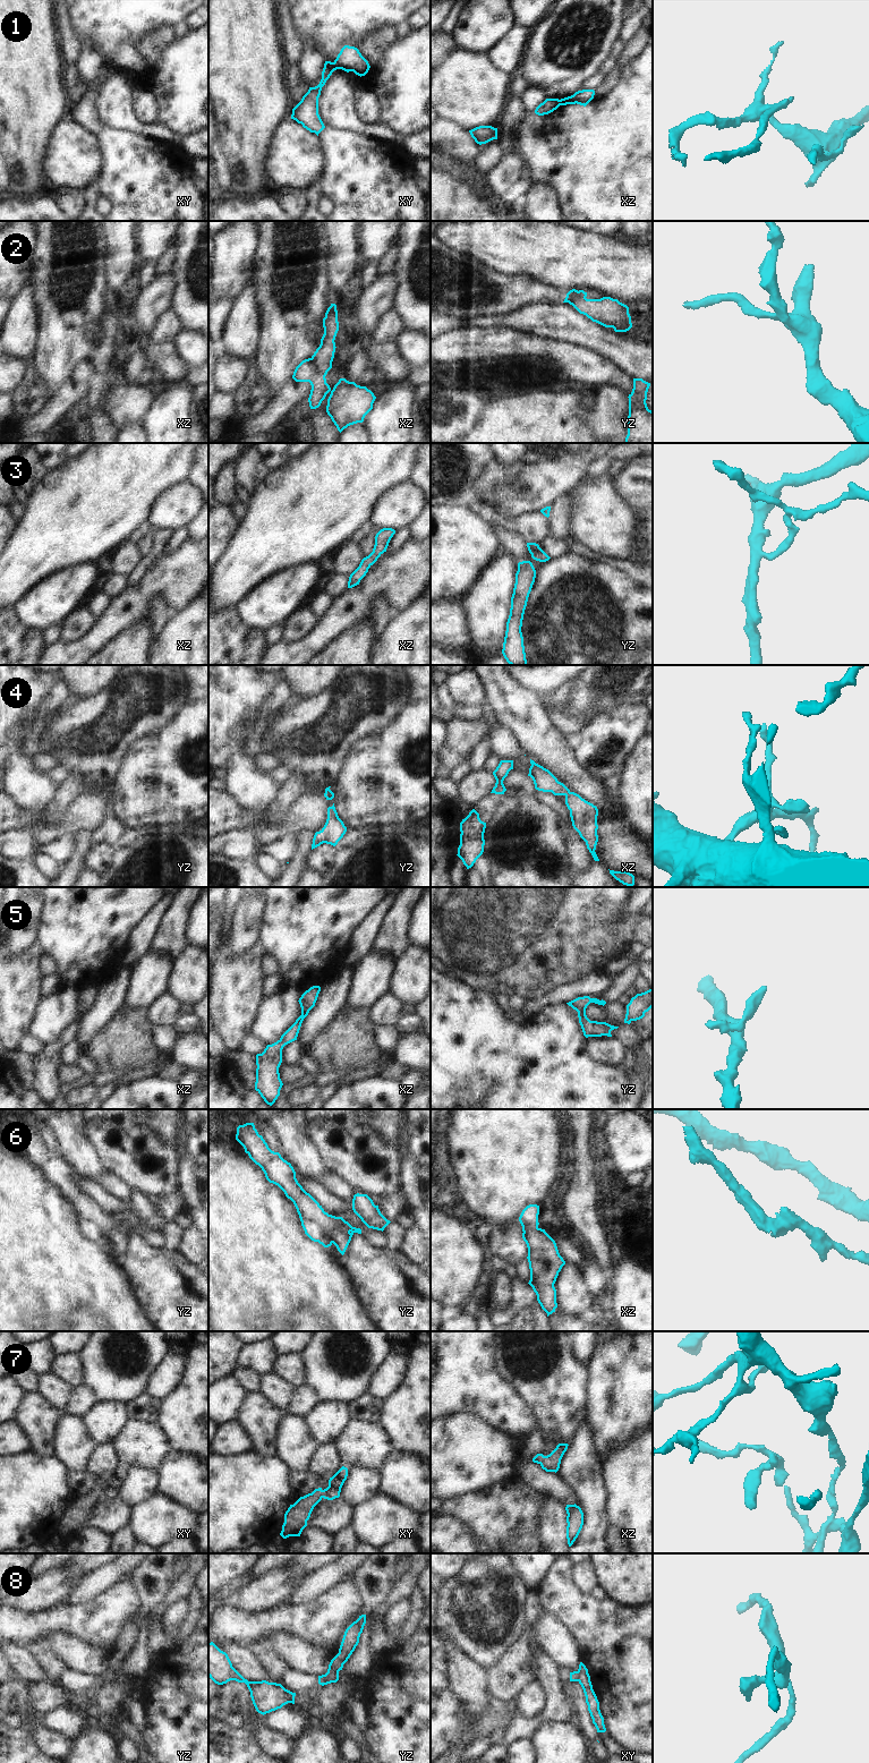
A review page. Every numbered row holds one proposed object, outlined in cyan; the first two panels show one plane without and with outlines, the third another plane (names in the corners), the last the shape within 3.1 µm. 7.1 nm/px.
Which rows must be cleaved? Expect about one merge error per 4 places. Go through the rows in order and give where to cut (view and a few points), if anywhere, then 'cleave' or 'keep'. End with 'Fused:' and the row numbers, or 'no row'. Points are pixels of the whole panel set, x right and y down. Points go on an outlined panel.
1: cut in xy along (333, 62), (338, 68); cleave
2: cut in xz along (311, 358), (315, 372), (323, 378); cleave
3: no cut; keep
4: no cut; keep
5: no cut; keep
6: no cut; keep
7: no cut; keep
8: cut in xy along (577, 1671), (579, 1680); cleave
Fused: 1, 2, 8

